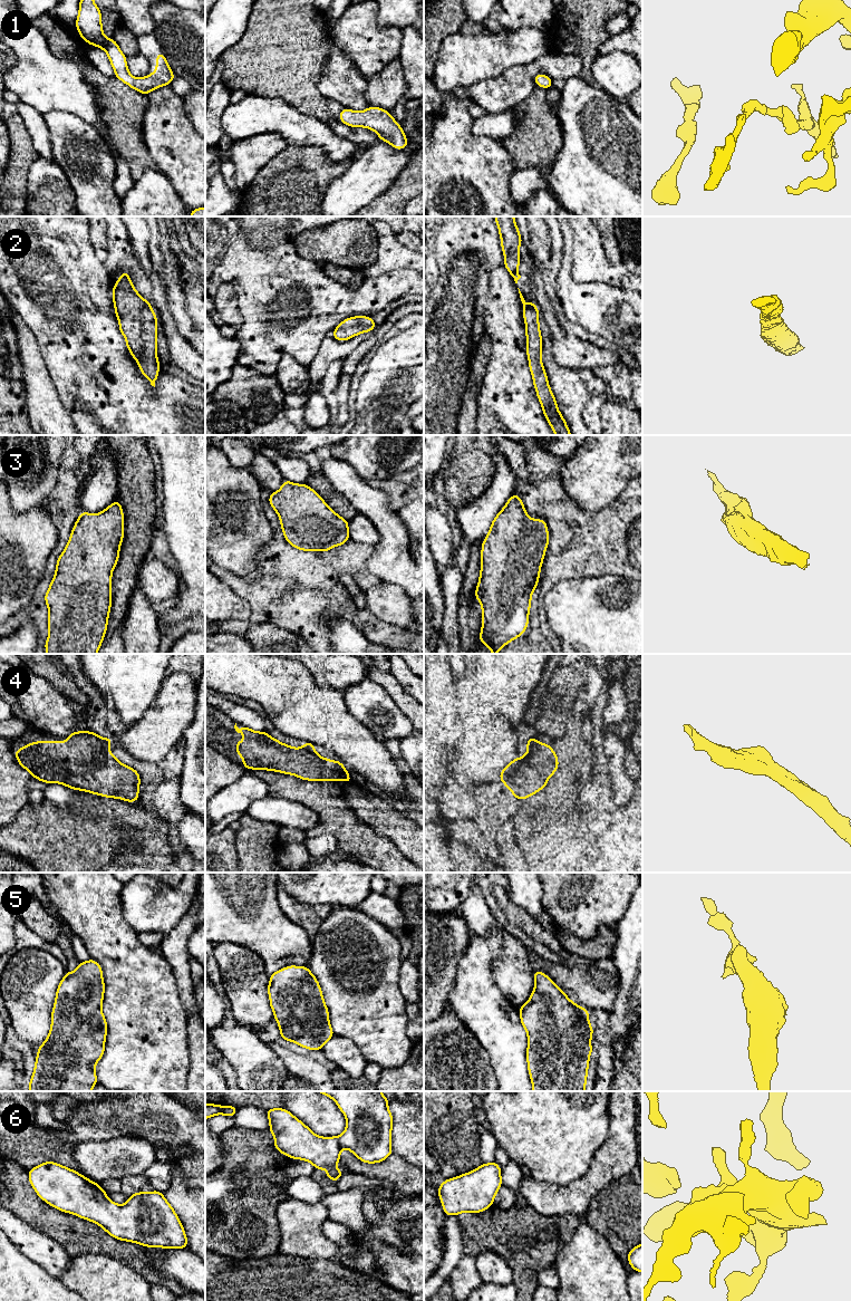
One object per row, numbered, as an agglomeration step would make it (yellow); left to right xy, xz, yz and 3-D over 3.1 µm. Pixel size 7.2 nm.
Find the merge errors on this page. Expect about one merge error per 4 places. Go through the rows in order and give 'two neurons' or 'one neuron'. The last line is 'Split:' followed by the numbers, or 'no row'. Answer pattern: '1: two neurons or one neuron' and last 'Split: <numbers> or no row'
1: one neuron
2: one neuron
3: one neuron
4: one neuron
5: one neuron
6: one neuron
Split: no row

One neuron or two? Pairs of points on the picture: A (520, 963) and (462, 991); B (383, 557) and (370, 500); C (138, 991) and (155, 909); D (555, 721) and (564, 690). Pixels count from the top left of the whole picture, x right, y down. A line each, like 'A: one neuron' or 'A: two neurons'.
A: two neurons
B: one neuron
C: two neurons
D: one neuron

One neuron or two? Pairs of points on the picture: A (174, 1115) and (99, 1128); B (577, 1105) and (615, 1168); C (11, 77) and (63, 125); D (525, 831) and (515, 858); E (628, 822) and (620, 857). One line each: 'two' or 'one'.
A: one
B: two
C: two
D: two
E: one

